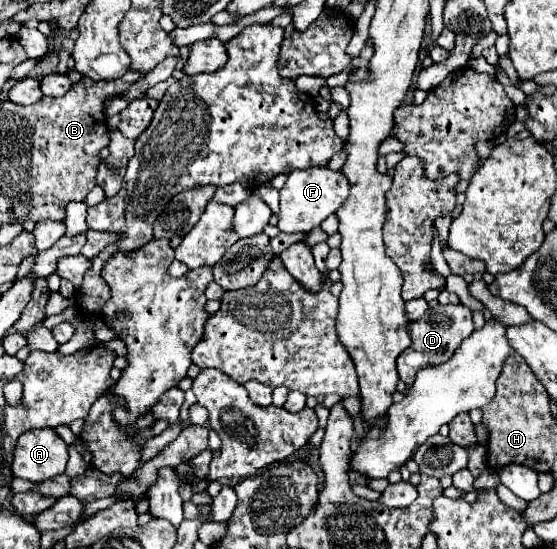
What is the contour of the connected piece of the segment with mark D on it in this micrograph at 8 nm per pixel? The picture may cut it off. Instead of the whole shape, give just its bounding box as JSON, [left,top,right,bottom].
[398,305,474,387]

